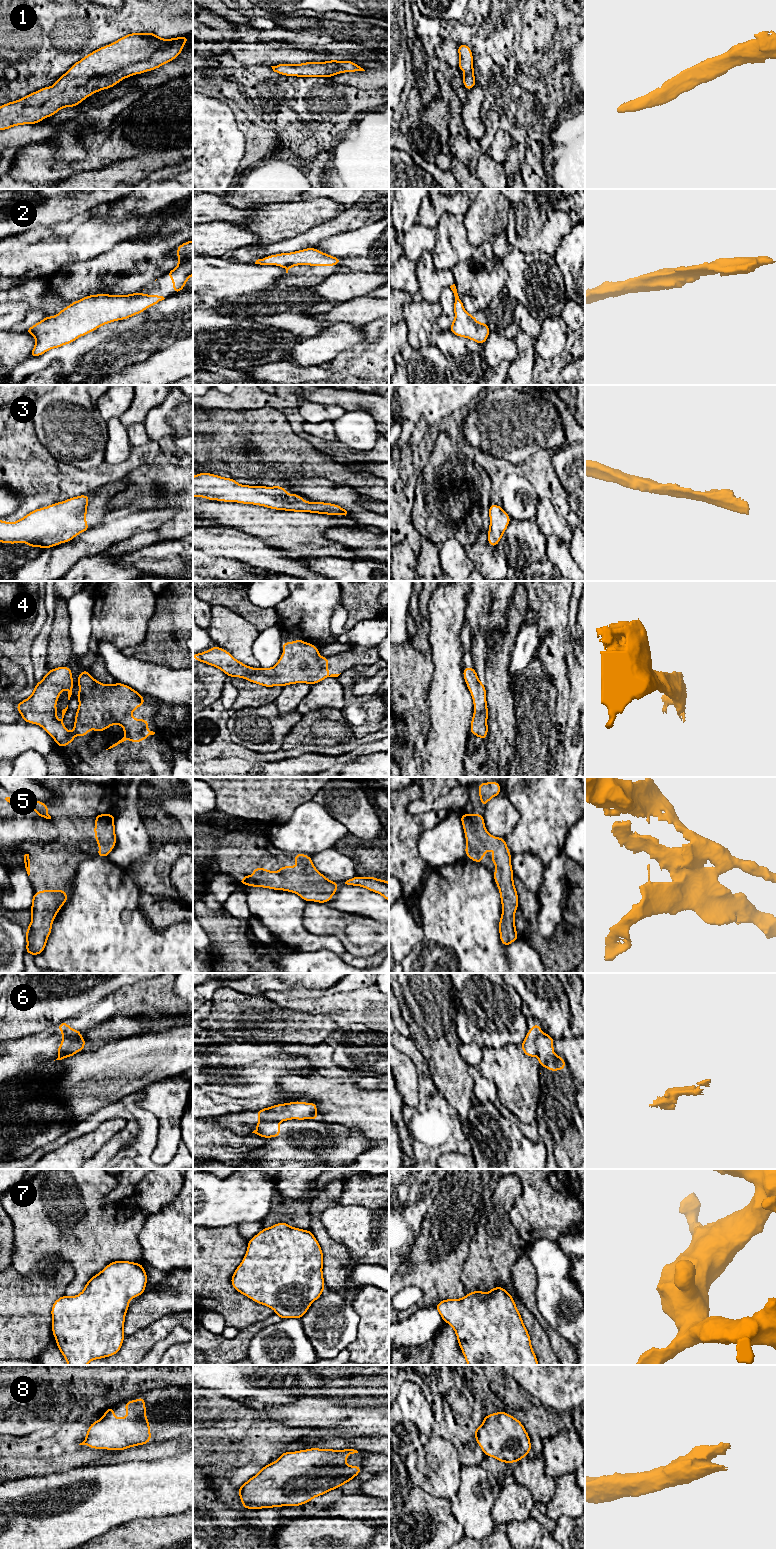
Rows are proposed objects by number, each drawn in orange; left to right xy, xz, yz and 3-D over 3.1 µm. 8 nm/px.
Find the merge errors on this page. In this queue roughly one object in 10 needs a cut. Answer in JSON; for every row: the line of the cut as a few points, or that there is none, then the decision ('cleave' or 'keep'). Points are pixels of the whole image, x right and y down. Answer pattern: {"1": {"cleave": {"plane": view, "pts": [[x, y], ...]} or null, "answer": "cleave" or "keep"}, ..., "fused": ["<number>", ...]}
{"1": {"cleave": null, "answer": "keep"}, "2": {"cleave": null, "answer": "keep"}, "3": {"cleave": null, "answer": "keep"}, "4": {"cleave": null, "answer": "keep"}, "5": {"cleave": null, "answer": "keep"}, "6": {"cleave": {"plane": "xy", "pts": [[62, 1039], [74, 1037], [70, 1048], [75, 1051]]}, "answer": "cleave"}, "7": {"cleave": null, "answer": "keep"}, "8": {"cleave": null, "answer": "keep"}, "fused": ["6"]}

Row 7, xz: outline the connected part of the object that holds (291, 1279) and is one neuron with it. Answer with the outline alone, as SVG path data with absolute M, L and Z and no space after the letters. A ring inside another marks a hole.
M285 1222L265 1228L248 1241L247 1252L231 1277L235 1290L249 1297L258 1304L272 1308L281 1319L300 1319L310 1305L323 1293L323 1252L319 1242L310 1230L294 1228Z

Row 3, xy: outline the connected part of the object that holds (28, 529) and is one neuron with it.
M80 495L33 510L13 523L0 520L0 542L27 543L29 547L51 548L71 541L90 529L86 524L90 498Z

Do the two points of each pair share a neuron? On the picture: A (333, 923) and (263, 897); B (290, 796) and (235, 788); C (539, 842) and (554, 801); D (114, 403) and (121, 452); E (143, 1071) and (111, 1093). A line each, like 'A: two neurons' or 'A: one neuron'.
A: two neurons
B: one neuron
C: one neuron
D: two neurons
E: one neuron

